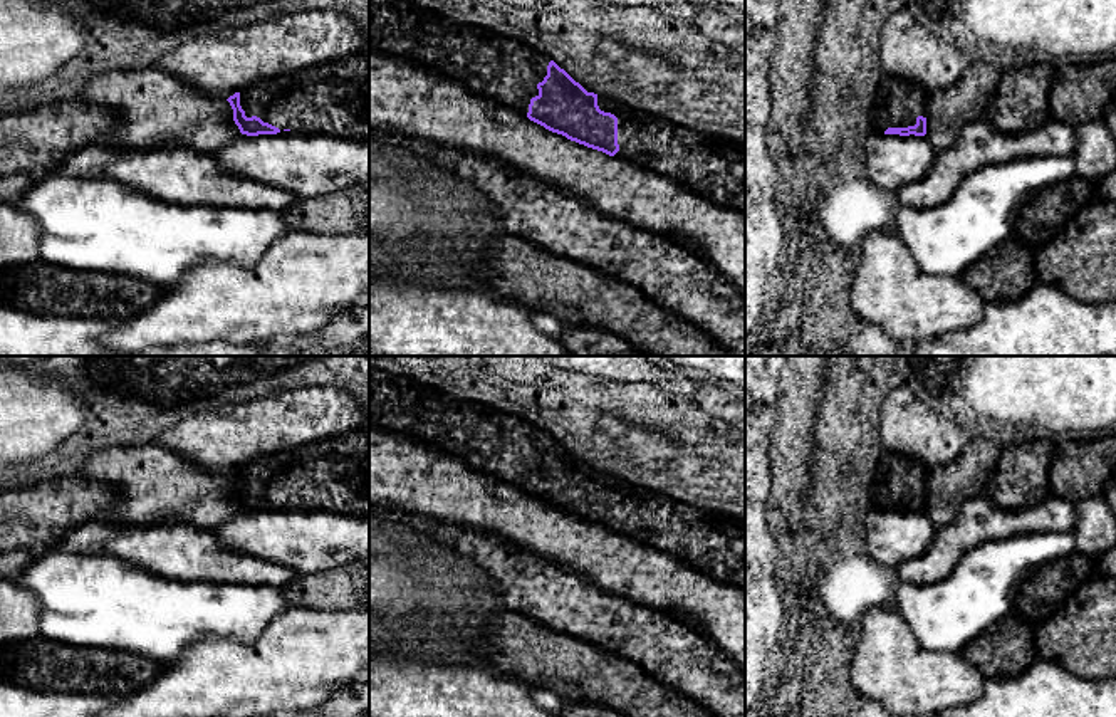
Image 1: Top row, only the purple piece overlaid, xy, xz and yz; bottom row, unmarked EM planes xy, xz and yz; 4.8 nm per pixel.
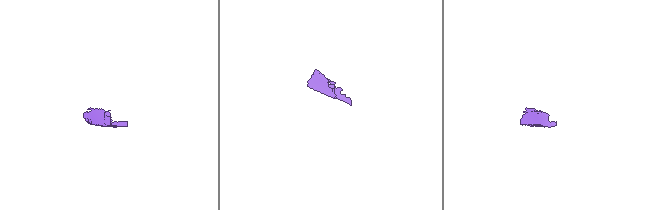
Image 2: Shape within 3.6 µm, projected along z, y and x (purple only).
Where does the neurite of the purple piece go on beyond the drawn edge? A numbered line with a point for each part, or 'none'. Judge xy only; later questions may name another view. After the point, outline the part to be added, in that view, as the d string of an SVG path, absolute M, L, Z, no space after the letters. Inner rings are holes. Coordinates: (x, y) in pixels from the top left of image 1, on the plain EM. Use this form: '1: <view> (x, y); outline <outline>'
1: xy (333, 474); outline M354 428L258 457L240 467L240 482L247 494L257 492L280 507L369 517L369 433L364 428Z

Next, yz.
1: yz (898, 477); outline M881 447L876 468L869 485L869 504L884 509L888 504L908 504L916 500L916 494L928 495L931 468L921 460L893 453Z

